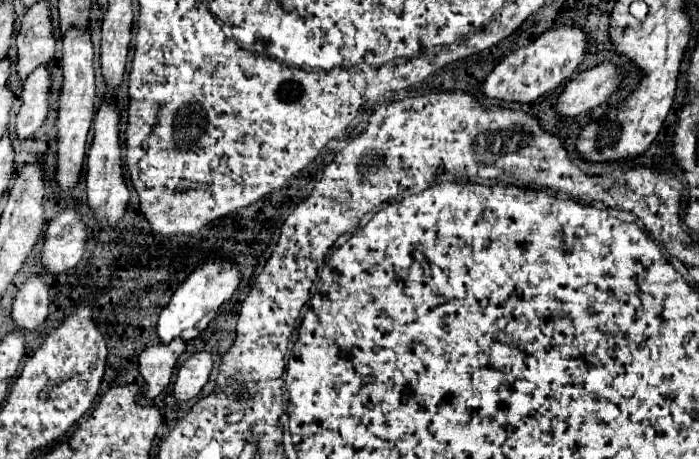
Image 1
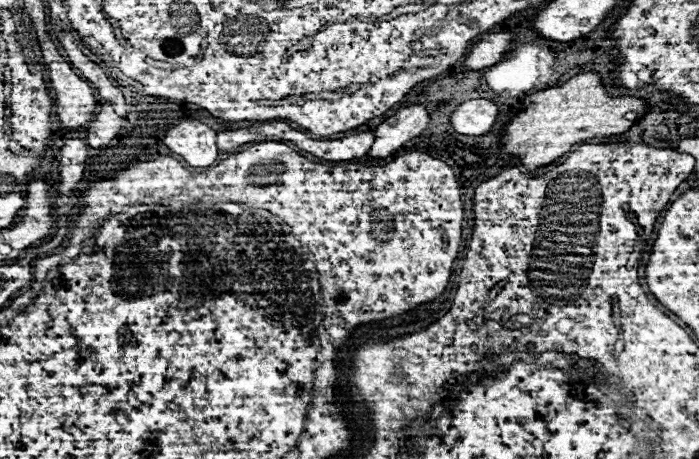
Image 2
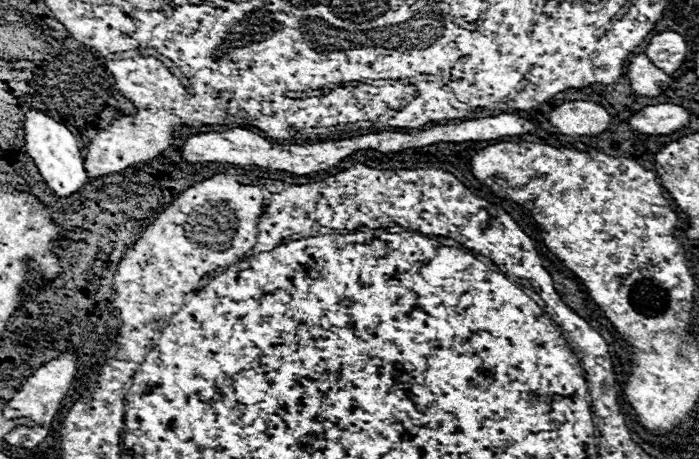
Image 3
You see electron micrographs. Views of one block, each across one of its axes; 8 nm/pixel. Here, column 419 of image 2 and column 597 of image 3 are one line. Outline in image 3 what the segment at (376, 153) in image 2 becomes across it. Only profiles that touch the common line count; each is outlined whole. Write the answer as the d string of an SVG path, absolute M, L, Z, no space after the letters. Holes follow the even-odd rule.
M566 102L558 108L548 118L552 126L556 126L562 134L566 136L598 136L608 130L610 126L610 114L606 108L594 104L594 102Z

